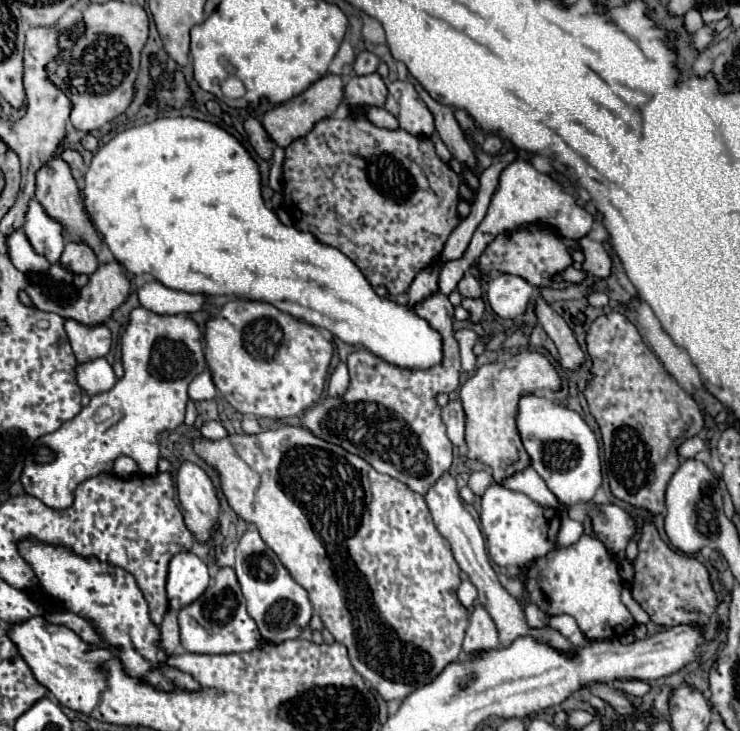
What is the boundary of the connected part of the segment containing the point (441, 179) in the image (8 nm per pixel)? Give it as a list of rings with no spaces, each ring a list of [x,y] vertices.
[[[334,116],[324,118],[320,124],[314,126],[312,132],[308,132],[304,138],[294,140],[284,154],[284,176],[282,176],[282,192],[286,194],[286,210],[292,212],[292,222],[298,230],[302,232],[312,232],[318,242],[328,244],[332,248],[338,248],[342,254],[346,254],[366,276],[366,280],[370,282],[372,288],[376,286],[384,286],[390,294],[390,298],[398,298],[402,294],[406,294],[410,282],[414,280],[416,272],[438,262],[442,248],[448,240],[448,236],[452,234],[452,230],[458,226],[460,218],[456,214],[456,202],[458,202],[458,188],[460,188],[460,178],[458,174],[438,158],[434,144],[430,138],[416,138],[410,136],[406,130],[386,130],[386,128],[378,128],[374,126],[370,120],[352,120],[352,118],[344,118],[338,120]]]

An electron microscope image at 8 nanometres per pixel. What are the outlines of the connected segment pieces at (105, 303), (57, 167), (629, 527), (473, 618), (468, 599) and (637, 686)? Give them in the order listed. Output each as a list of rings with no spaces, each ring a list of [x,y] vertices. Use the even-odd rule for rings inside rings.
[[[118,262],[100,264],[98,270],[90,276],[88,284],[82,290],[78,290],[72,300],[52,300],[44,294],[44,288],[34,288],[34,284],[26,286],[26,294],[30,296],[30,300],[36,308],[46,310],[46,312],[56,312],[56,314],[60,314],[64,318],[70,318],[70,320],[76,320],[78,324],[84,324],[84,326],[106,324],[112,318],[114,310],[126,300],[128,290],[130,290],[130,280],[128,280],[124,268]]]
[[[52,156],[46,164],[42,164],[42,168],[36,172],[36,192],[34,198],[42,204],[42,208],[48,212],[50,218],[58,220],[64,226],[66,238],[74,240],[74,242],[82,242],[88,244],[90,248],[94,248],[94,252],[100,252],[100,240],[98,234],[92,228],[90,218],[84,212],[82,206],[82,196],[80,196],[80,188],[70,172],[70,166],[60,158],[60,156]]]
[[[614,504],[602,506],[596,512],[590,514],[592,516],[592,528],[594,534],[606,544],[606,548],[618,558],[624,560],[624,550],[626,550],[626,542],[634,536],[636,526],[634,520],[620,508]]]
[[[478,602],[474,604],[474,610],[470,614],[470,624],[468,624],[462,648],[466,654],[474,654],[488,648],[500,648],[496,624],[494,620],[490,620],[490,614],[486,612],[486,608],[482,608],[482,604]]]
[[[462,582],[460,584],[460,588],[458,588],[458,600],[462,602],[462,606],[464,608],[472,608],[472,604],[474,604],[474,600],[476,600],[476,588],[474,588],[474,584],[472,582]]]
[[[626,680],[622,682],[622,690],[629,695],[643,697],[650,691],[647,682],[641,680]]]

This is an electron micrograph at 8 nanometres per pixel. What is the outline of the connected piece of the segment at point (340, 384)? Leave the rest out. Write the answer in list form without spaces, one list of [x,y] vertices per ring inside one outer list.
[[[340,362],[340,364],[336,366],[336,370],[332,372],[332,376],[330,376],[330,382],[328,382],[328,394],[330,394],[330,396],[342,396],[342,394],[346,392],[348,384],[350,384],[348,368],[346,368],[344,362]]]

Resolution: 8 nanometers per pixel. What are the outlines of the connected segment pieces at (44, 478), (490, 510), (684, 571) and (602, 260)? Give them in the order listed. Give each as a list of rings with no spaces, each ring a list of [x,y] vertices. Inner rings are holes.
[[[136,308],[132,310],[130,324],[122,336],[122,364],[124,364],[124,378],[118,380],[112,390],[92,396],[90,404],[84,406],[76,418],[64,422],[56,432],[46,434],[34,442],[32,452],[26,456],[22,478],[20,478],[26,494],[36,496],[50,508],[64,510],[74,502],[74,490],[82,480],[102,472],[110,472],[114,460],[122,454],[134,458],[142,474],[154,476],[158,472],[160,448],[158,448],[156,432],[174,430],[184,422],[186,404],[190,402],[188,386],[198,374],[202,374],[208,368],[202,330],[192,318],[184,314],[158,316],[146,308]],[[102,406],[110,406],[114,412],[112,420],[108,420],[108,426],[104,428],[102,428],[102,420],[96,416]]]
[[[492,484],[482,496],[480,530],[486,534],[488,554],[498,566],[526,566],[528,562],[536,560],[538,556],[546,556],[556,548],[560,512],[556,508],[536,504],[522,492],[514,492],[502,484]]]
[[[644,522],[638,536],[638,556],[630,560],[630,564],[634,568],[634,578],[630,584],[632,598],[650,614],[652,622],[664,628],[678,624],[698,624],[698,628],[708,628],[718,600],[712,588],[710,572],[700,560],[672,550],[660,538],[658,528],[652,522]]]
[[[584,240],[584,254],[586,254],[584,270],[588,274],[598,278],[608,278],[612,274],[612,260],[606,248],[596,248],[594,240]]]

